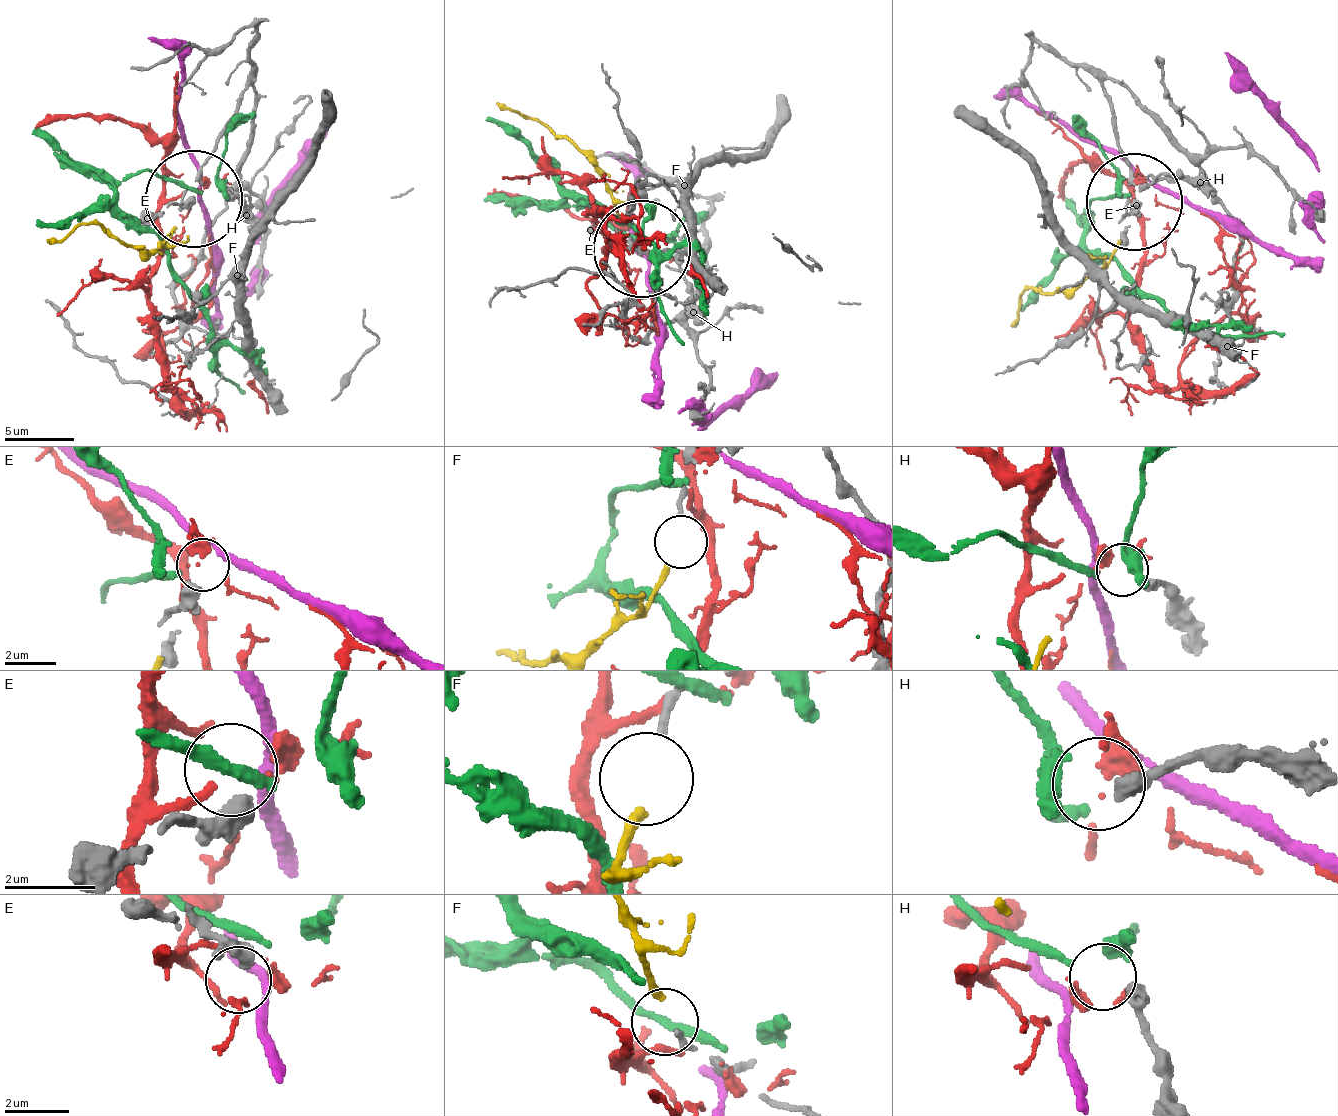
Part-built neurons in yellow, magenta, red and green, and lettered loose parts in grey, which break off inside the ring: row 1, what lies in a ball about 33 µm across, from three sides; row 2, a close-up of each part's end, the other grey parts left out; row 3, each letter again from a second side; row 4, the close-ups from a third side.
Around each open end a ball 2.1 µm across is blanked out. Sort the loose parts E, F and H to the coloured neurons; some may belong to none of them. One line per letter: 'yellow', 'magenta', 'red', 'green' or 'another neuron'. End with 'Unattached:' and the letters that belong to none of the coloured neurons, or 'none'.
E: another neuron
F: yellow
H: green
Unattached: E

